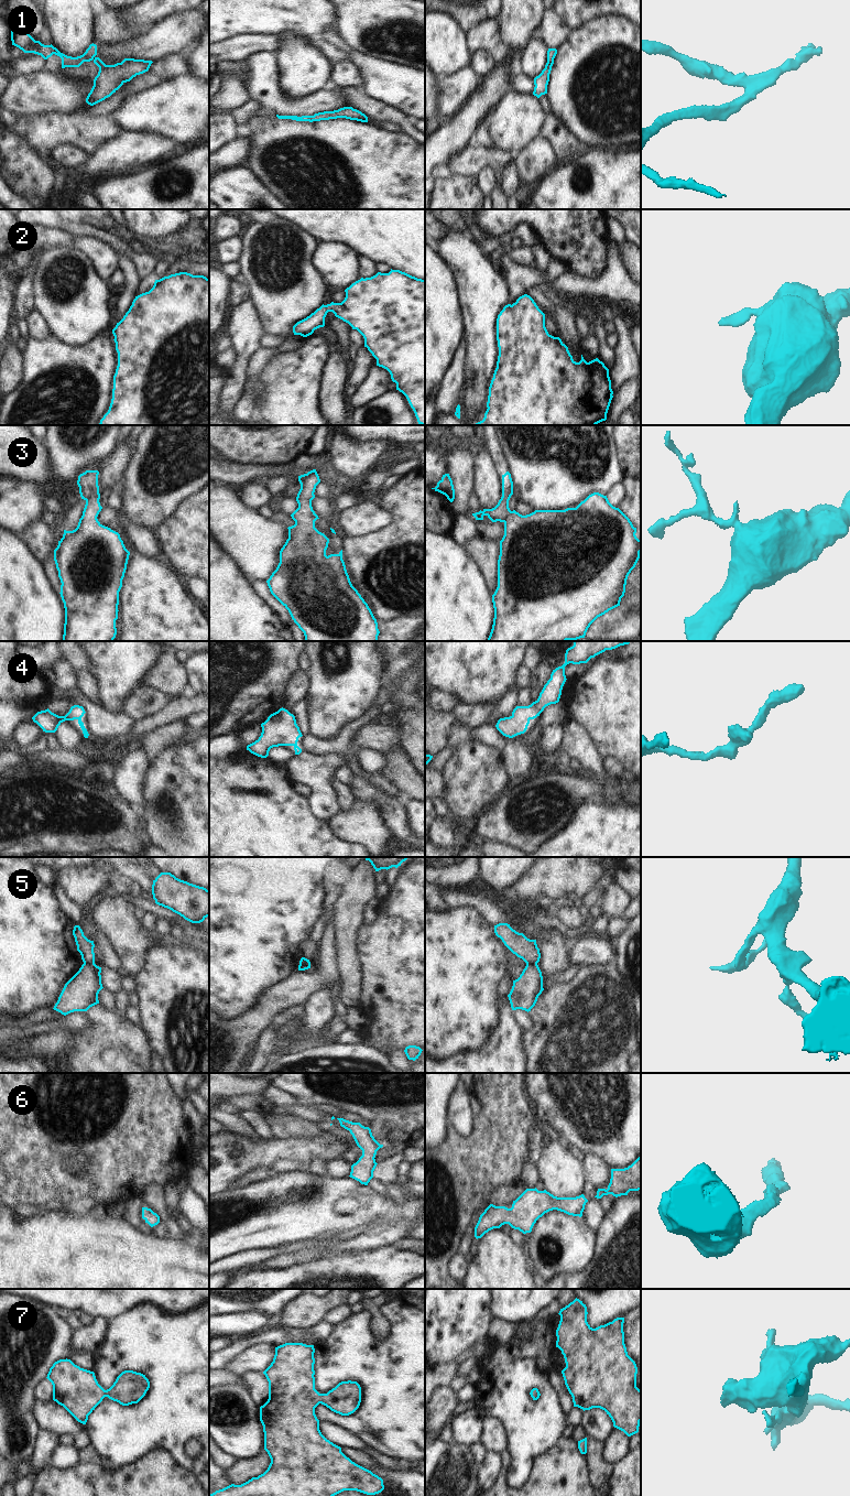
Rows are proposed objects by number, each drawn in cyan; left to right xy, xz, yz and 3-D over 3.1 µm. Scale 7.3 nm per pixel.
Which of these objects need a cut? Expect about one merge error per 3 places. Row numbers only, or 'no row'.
5

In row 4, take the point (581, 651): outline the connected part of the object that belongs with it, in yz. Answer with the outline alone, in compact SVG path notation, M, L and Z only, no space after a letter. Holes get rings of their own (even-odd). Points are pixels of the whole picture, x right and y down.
M574 641L565 653L565 663L553 670L551 679L544 685L538 698L528 706L516 706L510 717L500 718L497 729L505 737L513 738L524 734L531 719L536 718L551 704L559 702L566 682L565 666L569 663L587 663L591 658L631 641Z

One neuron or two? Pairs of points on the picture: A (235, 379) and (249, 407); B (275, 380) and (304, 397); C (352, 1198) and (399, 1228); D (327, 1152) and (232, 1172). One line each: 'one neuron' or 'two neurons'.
A: two neurons
B: one neuron
C: two neurons
D: one neuron

